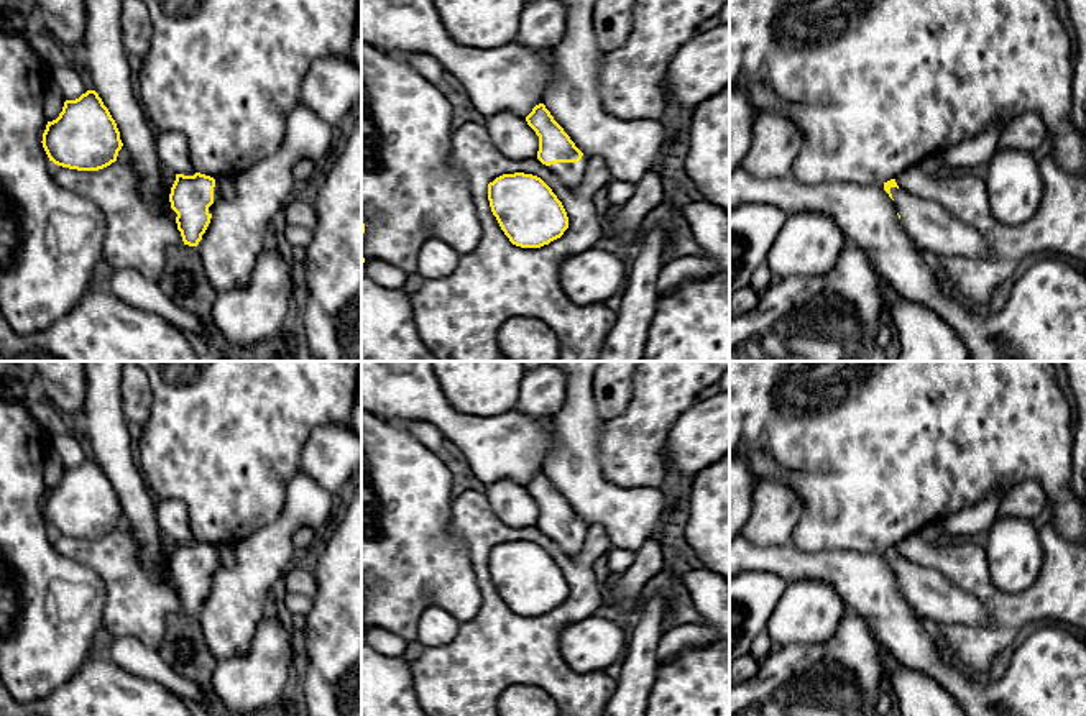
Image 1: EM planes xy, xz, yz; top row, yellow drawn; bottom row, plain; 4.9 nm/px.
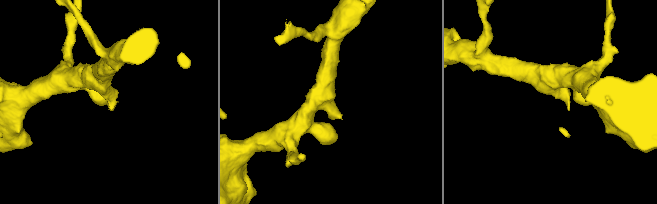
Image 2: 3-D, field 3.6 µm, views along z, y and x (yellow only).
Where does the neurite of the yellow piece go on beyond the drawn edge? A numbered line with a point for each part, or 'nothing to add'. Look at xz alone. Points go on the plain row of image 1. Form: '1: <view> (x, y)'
1: xz (570, 542)

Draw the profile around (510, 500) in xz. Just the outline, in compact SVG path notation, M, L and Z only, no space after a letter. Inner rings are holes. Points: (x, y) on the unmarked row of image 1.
M501 480L485 486L483 491L495 514L509 527L537 526L539 504L527 493L526 484Z

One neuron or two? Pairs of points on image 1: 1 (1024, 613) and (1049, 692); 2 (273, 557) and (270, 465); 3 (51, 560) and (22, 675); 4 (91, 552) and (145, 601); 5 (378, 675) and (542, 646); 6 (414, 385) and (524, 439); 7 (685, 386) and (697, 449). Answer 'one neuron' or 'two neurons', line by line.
1: two neurons
2: two neurons
3: one neuron
4: one neuron
5: two neurons
6: one neuron
7: two neurons

